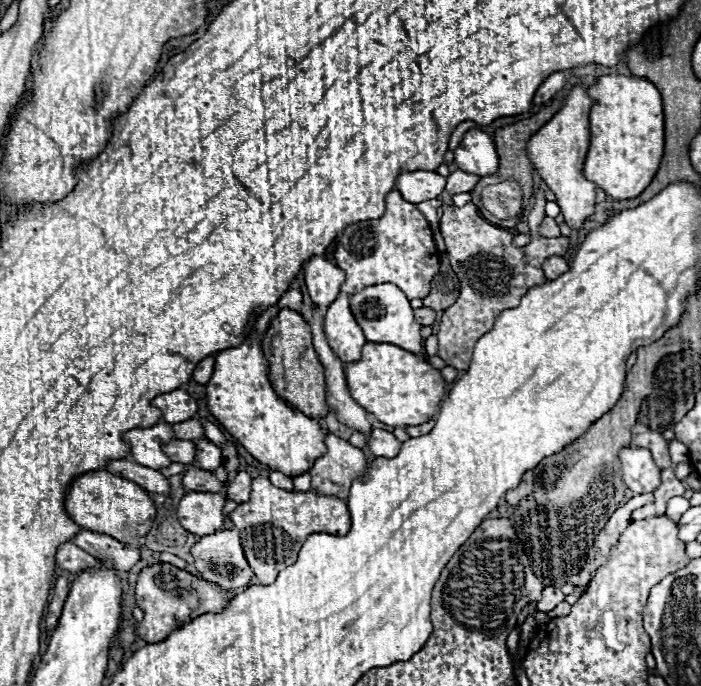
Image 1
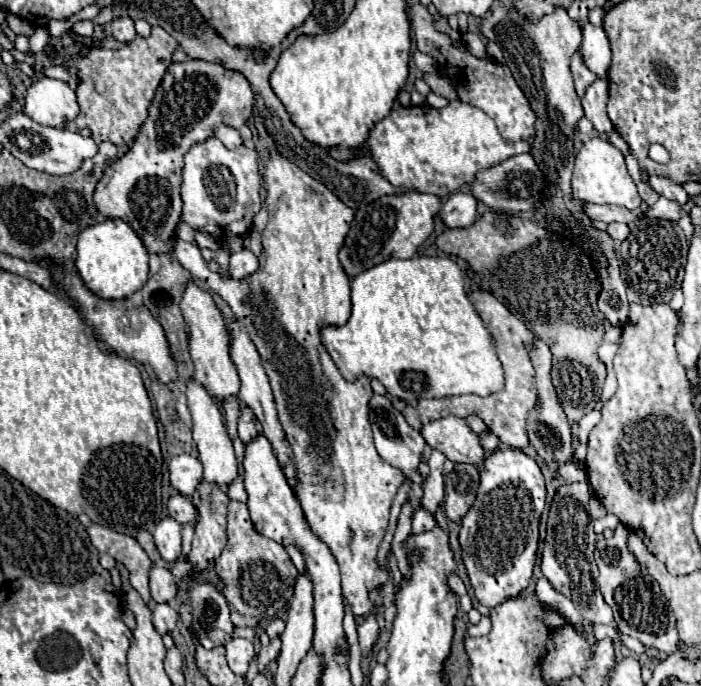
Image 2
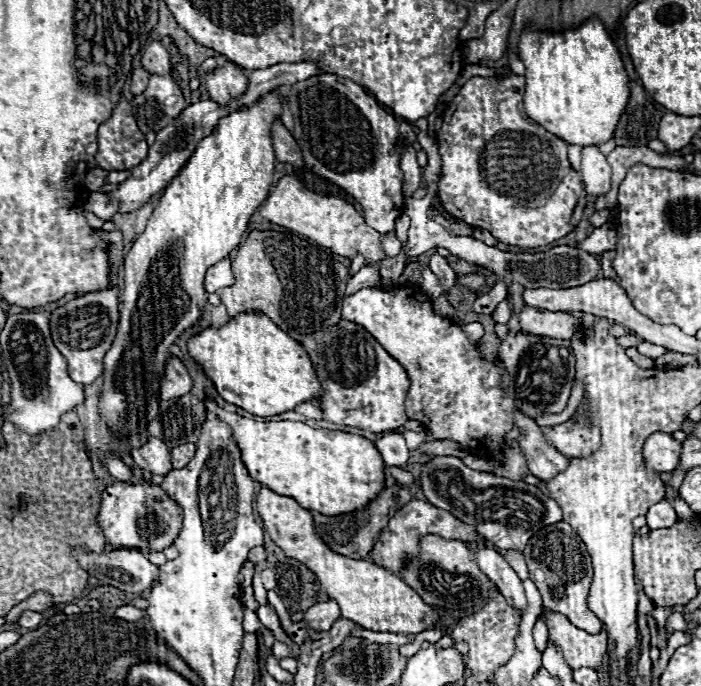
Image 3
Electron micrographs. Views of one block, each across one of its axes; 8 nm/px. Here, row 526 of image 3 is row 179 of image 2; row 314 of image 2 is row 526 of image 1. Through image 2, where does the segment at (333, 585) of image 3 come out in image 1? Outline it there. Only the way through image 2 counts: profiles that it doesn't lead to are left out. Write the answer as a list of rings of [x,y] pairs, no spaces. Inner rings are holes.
[[[268,476],[252,480],[250,500],[238,504],[230,518],[240,532],[246,560],[260,584],[272,584],[280,570],[292,566],[310,534],[330,532],[344,536],[350,528],[350,512],[344,500],[336,496],[320,496],[316,492],[286,492],[276,488]]]

